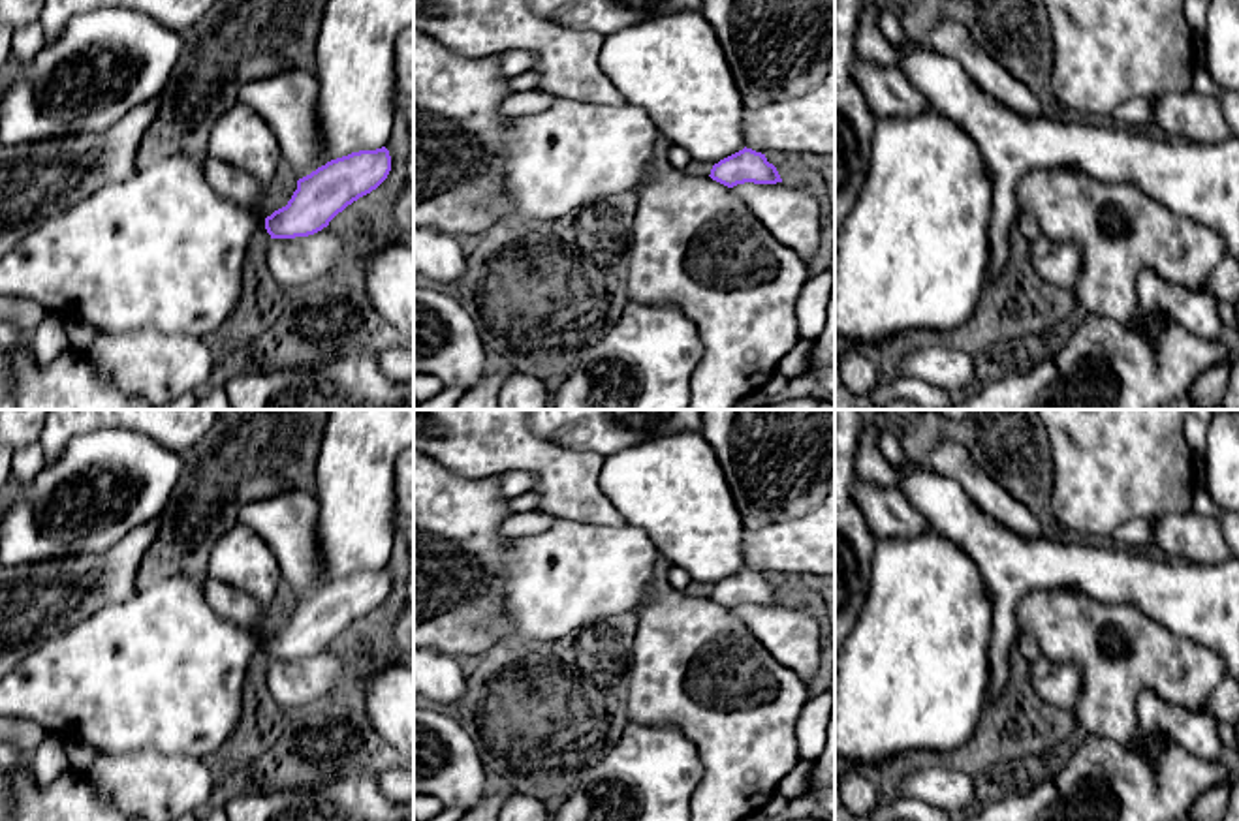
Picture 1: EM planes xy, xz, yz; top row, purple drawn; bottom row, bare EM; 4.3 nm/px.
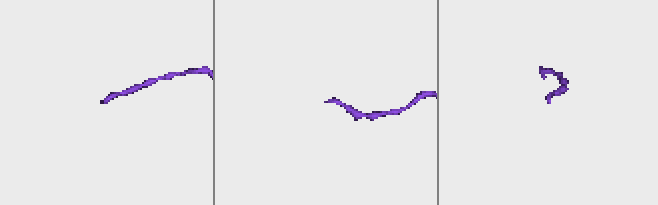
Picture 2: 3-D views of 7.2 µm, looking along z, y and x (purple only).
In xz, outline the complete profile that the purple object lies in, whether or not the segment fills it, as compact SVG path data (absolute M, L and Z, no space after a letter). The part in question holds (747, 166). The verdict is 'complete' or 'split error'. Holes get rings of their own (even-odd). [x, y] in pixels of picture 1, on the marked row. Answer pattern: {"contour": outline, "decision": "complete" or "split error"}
{"contour": "M746 147L714 163L709 177L728 188L745 182L754 184L782 182L776 167L767 162L765 154Z", "decision": "complete"}

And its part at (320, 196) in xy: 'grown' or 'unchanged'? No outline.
grown

